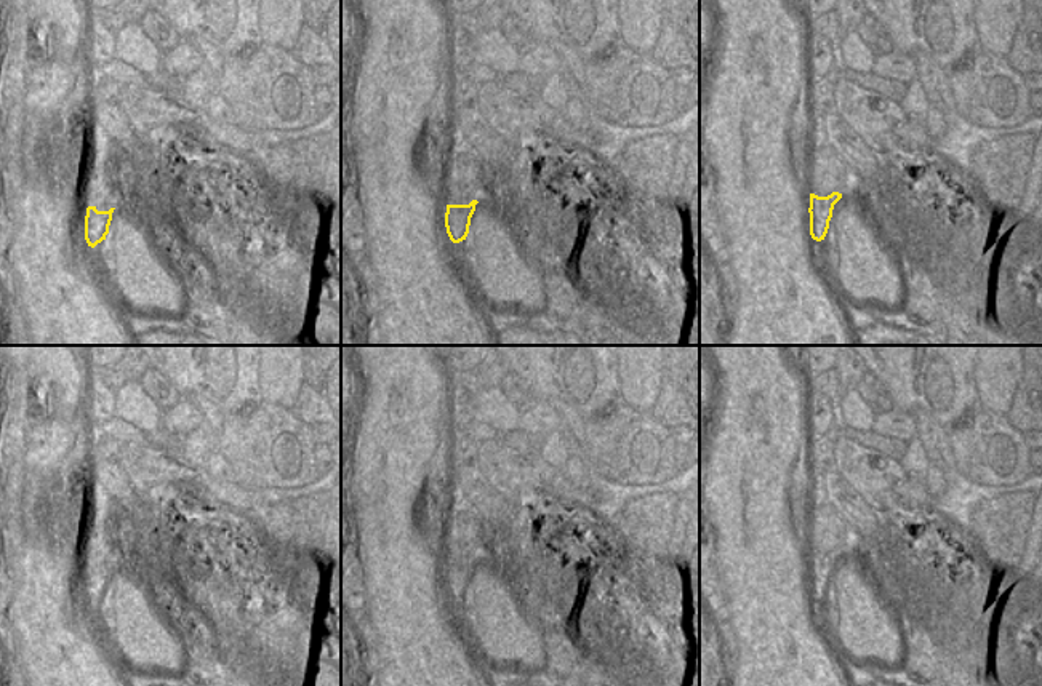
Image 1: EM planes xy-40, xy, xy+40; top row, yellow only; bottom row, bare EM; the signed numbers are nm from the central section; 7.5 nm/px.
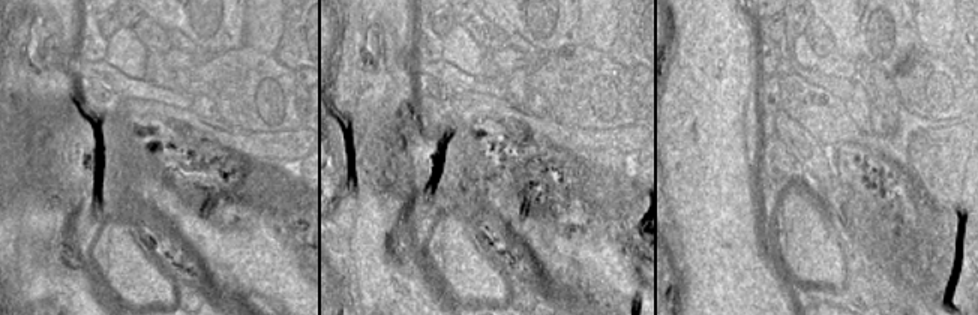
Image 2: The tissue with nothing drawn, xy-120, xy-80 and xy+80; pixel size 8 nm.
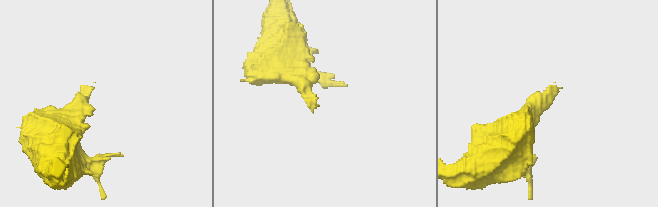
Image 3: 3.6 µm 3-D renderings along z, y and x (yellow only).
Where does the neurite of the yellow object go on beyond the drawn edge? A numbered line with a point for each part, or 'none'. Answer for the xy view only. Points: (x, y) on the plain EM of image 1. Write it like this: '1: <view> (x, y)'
1: xy (466, 538)

